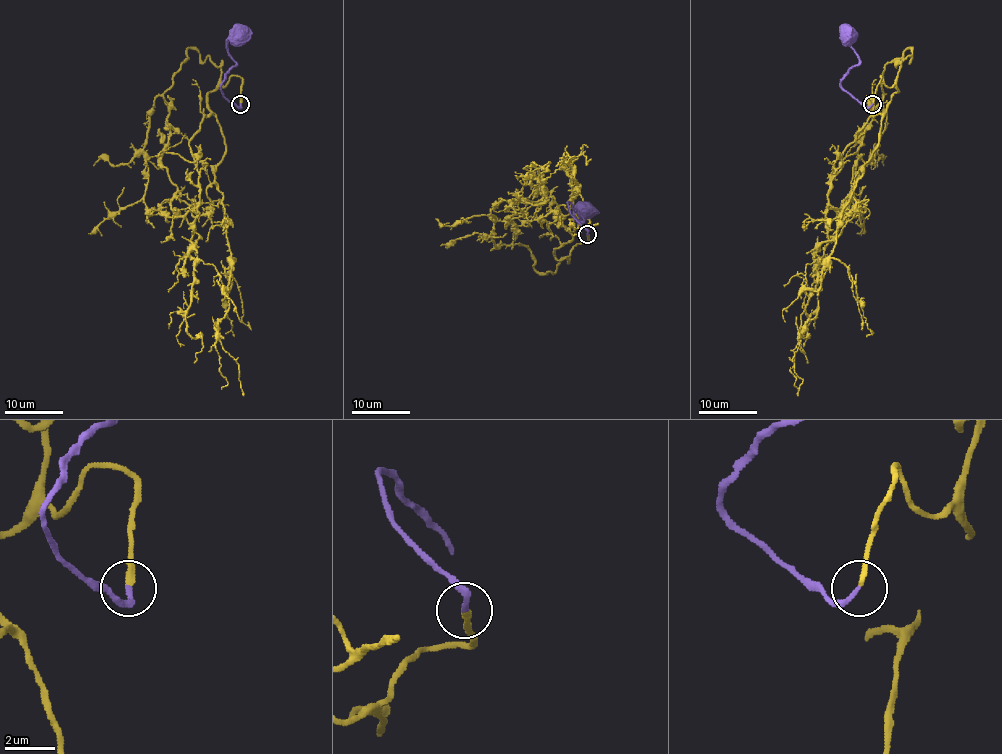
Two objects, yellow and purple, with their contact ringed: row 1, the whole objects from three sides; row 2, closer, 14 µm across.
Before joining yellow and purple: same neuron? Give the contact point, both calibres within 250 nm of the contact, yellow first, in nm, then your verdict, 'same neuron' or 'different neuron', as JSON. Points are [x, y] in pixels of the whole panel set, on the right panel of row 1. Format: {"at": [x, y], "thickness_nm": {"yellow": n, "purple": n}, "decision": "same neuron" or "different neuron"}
{"at": [872, 104], "thickness_nm": {"yellow": 240, "purple": 200}, "decision": "same neuron"}

